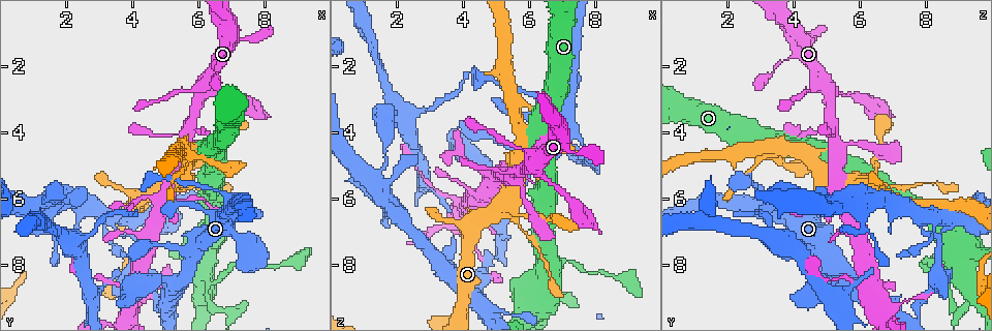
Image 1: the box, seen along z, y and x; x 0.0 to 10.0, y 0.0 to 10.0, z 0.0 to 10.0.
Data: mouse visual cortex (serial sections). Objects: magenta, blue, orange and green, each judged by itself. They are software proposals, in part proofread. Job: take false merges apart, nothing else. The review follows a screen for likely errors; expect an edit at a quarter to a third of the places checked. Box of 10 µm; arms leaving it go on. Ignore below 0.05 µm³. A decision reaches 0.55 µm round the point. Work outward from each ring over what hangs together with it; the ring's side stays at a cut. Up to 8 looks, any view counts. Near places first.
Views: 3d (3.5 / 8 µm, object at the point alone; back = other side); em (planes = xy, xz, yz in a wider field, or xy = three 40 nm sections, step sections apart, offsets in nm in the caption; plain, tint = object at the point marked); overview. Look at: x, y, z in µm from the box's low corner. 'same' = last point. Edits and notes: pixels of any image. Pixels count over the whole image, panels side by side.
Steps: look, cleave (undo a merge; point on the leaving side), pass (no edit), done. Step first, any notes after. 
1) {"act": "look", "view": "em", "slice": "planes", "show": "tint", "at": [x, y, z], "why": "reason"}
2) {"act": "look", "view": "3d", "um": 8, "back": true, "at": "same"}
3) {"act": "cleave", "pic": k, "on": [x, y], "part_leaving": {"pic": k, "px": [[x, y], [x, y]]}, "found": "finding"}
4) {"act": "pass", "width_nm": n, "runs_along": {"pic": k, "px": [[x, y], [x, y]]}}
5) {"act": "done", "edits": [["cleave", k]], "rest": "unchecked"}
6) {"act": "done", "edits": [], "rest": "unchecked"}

{"act": "look", "view": "3d", "um": 8, "at": [4.10, 6.05, 4.75], "why": "thin neck"}

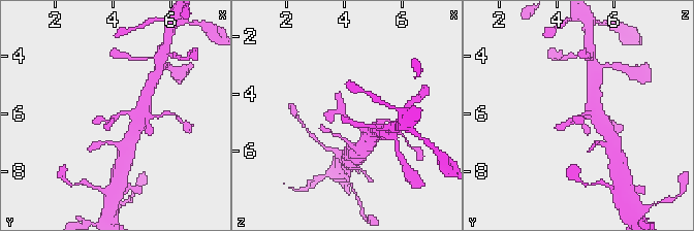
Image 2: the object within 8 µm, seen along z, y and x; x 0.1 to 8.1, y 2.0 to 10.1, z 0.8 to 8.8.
{"act": "look", "view": "3d", "um": 3.5, "at": "same"}

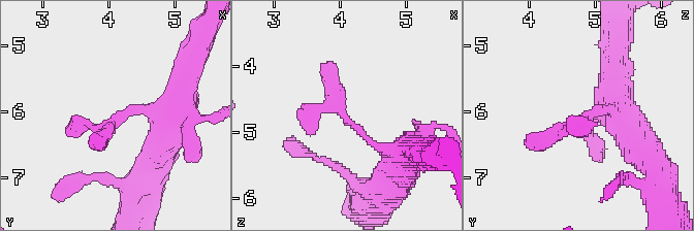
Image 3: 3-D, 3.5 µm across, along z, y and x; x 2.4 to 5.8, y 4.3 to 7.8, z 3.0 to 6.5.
{"act": "look", "view": "em", "slice": "planes", "show": "tint", "at": [4.10, 6.05, 4.80]}

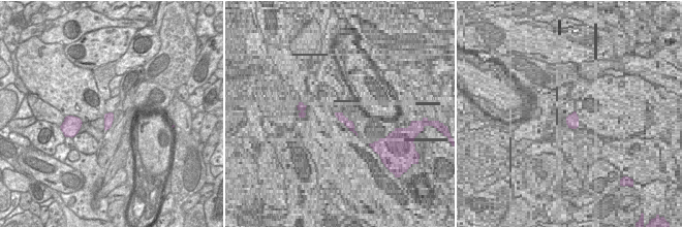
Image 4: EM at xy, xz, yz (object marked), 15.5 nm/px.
{"act": "pass", "runs_along": {"pic": 3, "px": [[176, 107], [140, 107], [109, 126], [84, 123]]}, "found": "all the same cell"}

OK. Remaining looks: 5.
{"act": "look", "view": "3d", "um": 3.5, "back": true, "at": [4.20, 8.55, 6.35], "why": "three arms meet"}

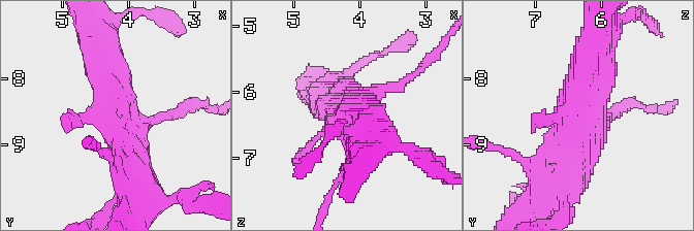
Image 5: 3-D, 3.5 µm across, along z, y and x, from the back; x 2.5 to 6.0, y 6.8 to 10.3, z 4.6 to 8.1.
{"act": "look", "view": "em", "slice": "planes", "show": "tint", "at": [4.15, 8.55, 6.35]}

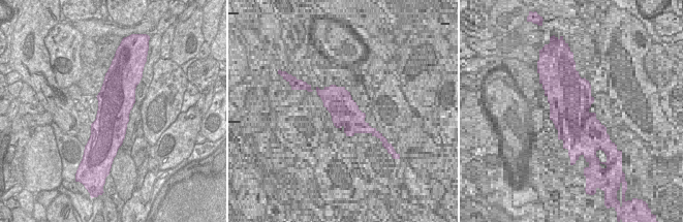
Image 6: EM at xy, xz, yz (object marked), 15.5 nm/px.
{"act": "pass", "runs_along": {"pic": 5, "px": [[592, 53], [576, 151], [555, 173]]}, "found": "one cell here"}

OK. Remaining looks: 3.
{"act": "look", "view": "3d", "um": 8, "at": [6.30, 8.75, 8.70]}

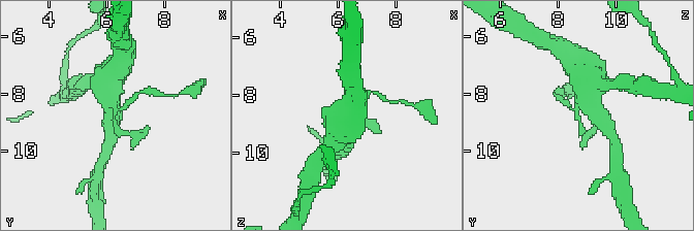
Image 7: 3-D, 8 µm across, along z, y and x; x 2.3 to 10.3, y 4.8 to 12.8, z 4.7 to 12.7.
{"act": "look", "view": "3d", "um": 3.5, "at": "same"}

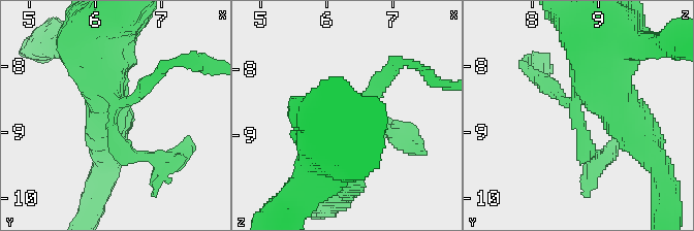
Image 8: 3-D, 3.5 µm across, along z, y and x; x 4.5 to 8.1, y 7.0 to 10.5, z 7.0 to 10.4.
{"act": "look", "view": "em", "slice": "xy", "step": 3, "show": "tint", "at": [6.35, 8.80, 8.75], "arms": 3, "arm_widths_nm": [150, 200, 700], "why": "shape alone is not enough"}

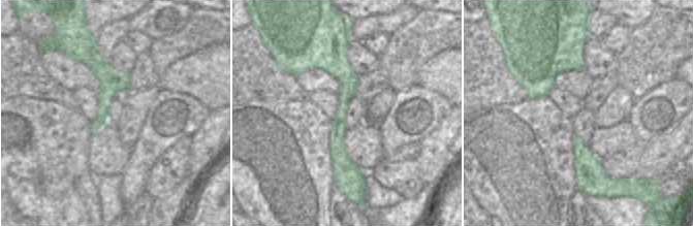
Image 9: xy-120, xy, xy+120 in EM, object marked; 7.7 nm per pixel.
{"act": "pass", "runs_along": {"pic": 9, "px": [[339, 44], [338, 155], [355, 181]]}, "found": "all the same cell"}

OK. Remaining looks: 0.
{"act": "done", "edits": [], "rest": "unchecked"}

